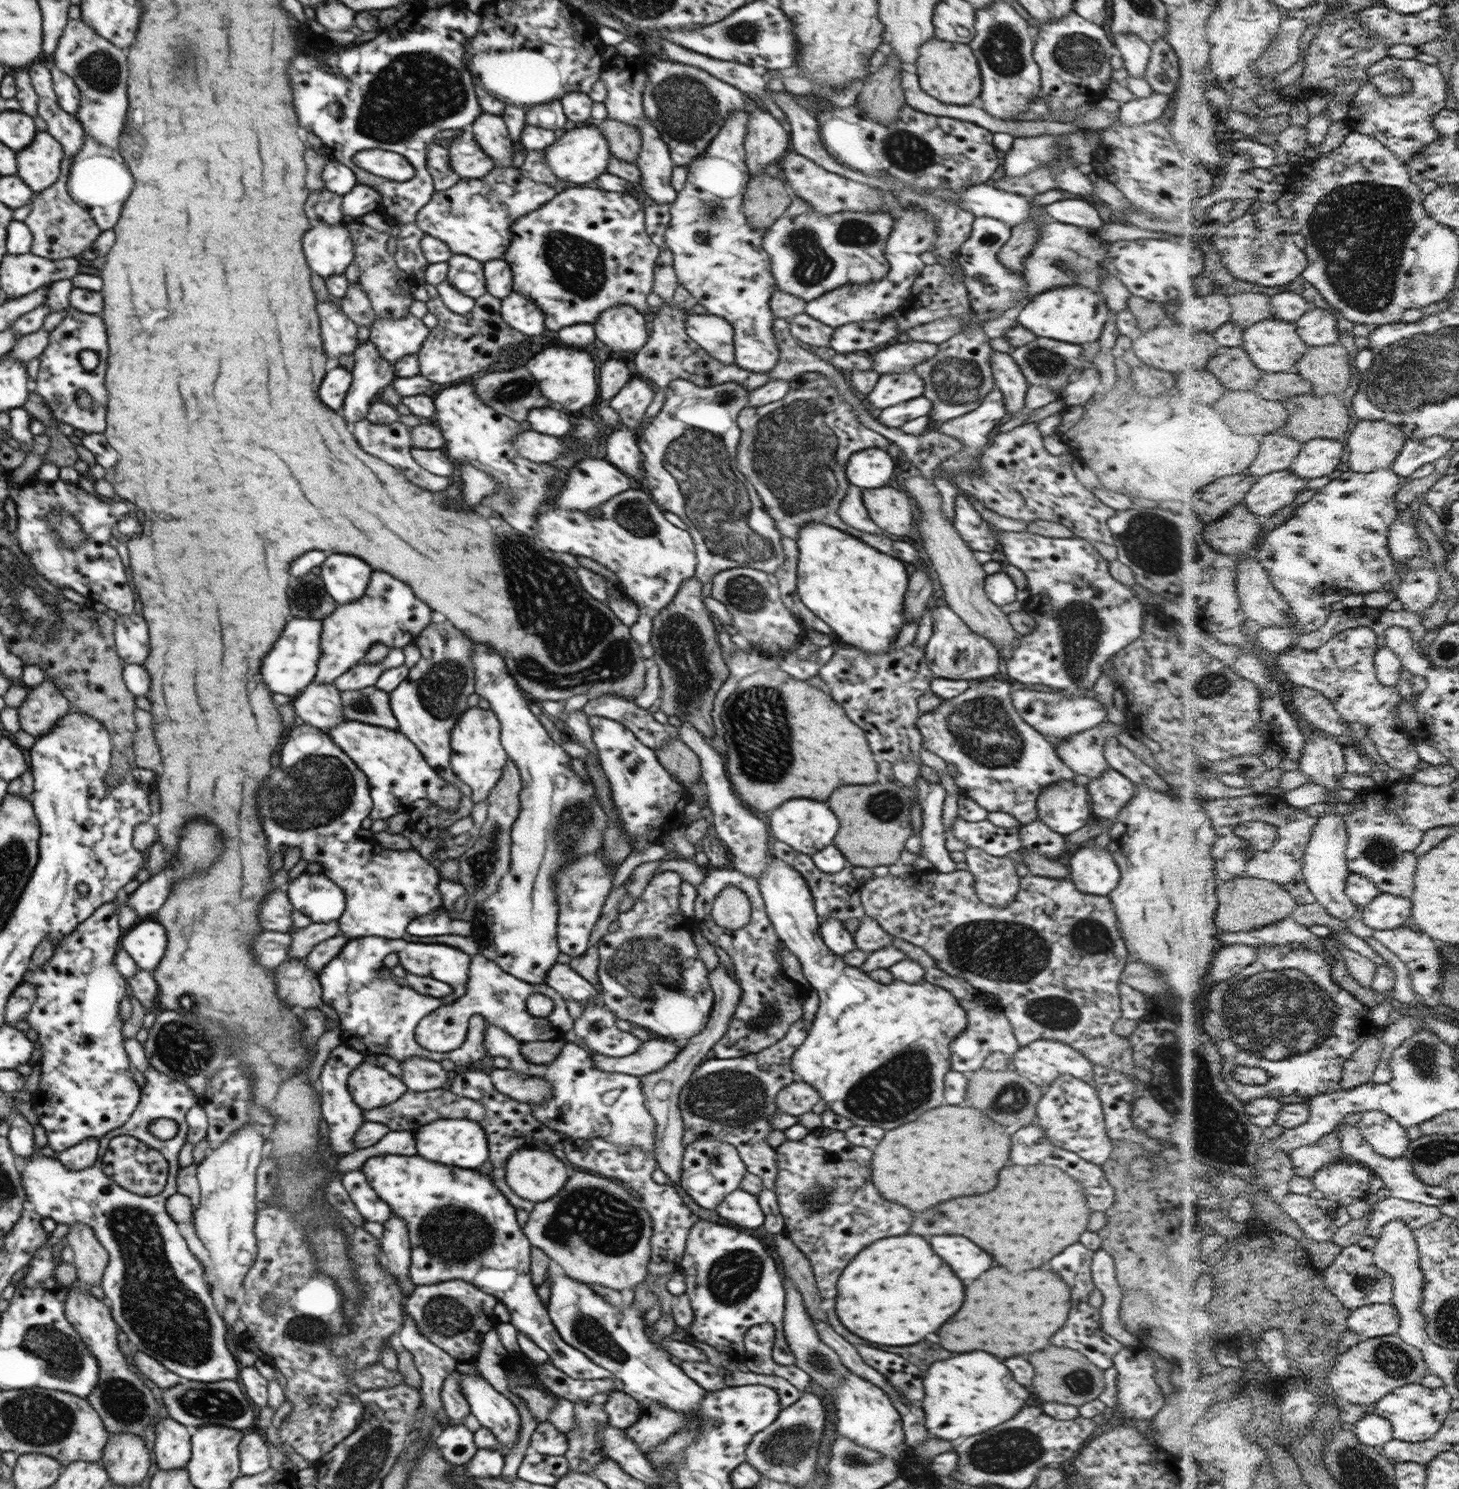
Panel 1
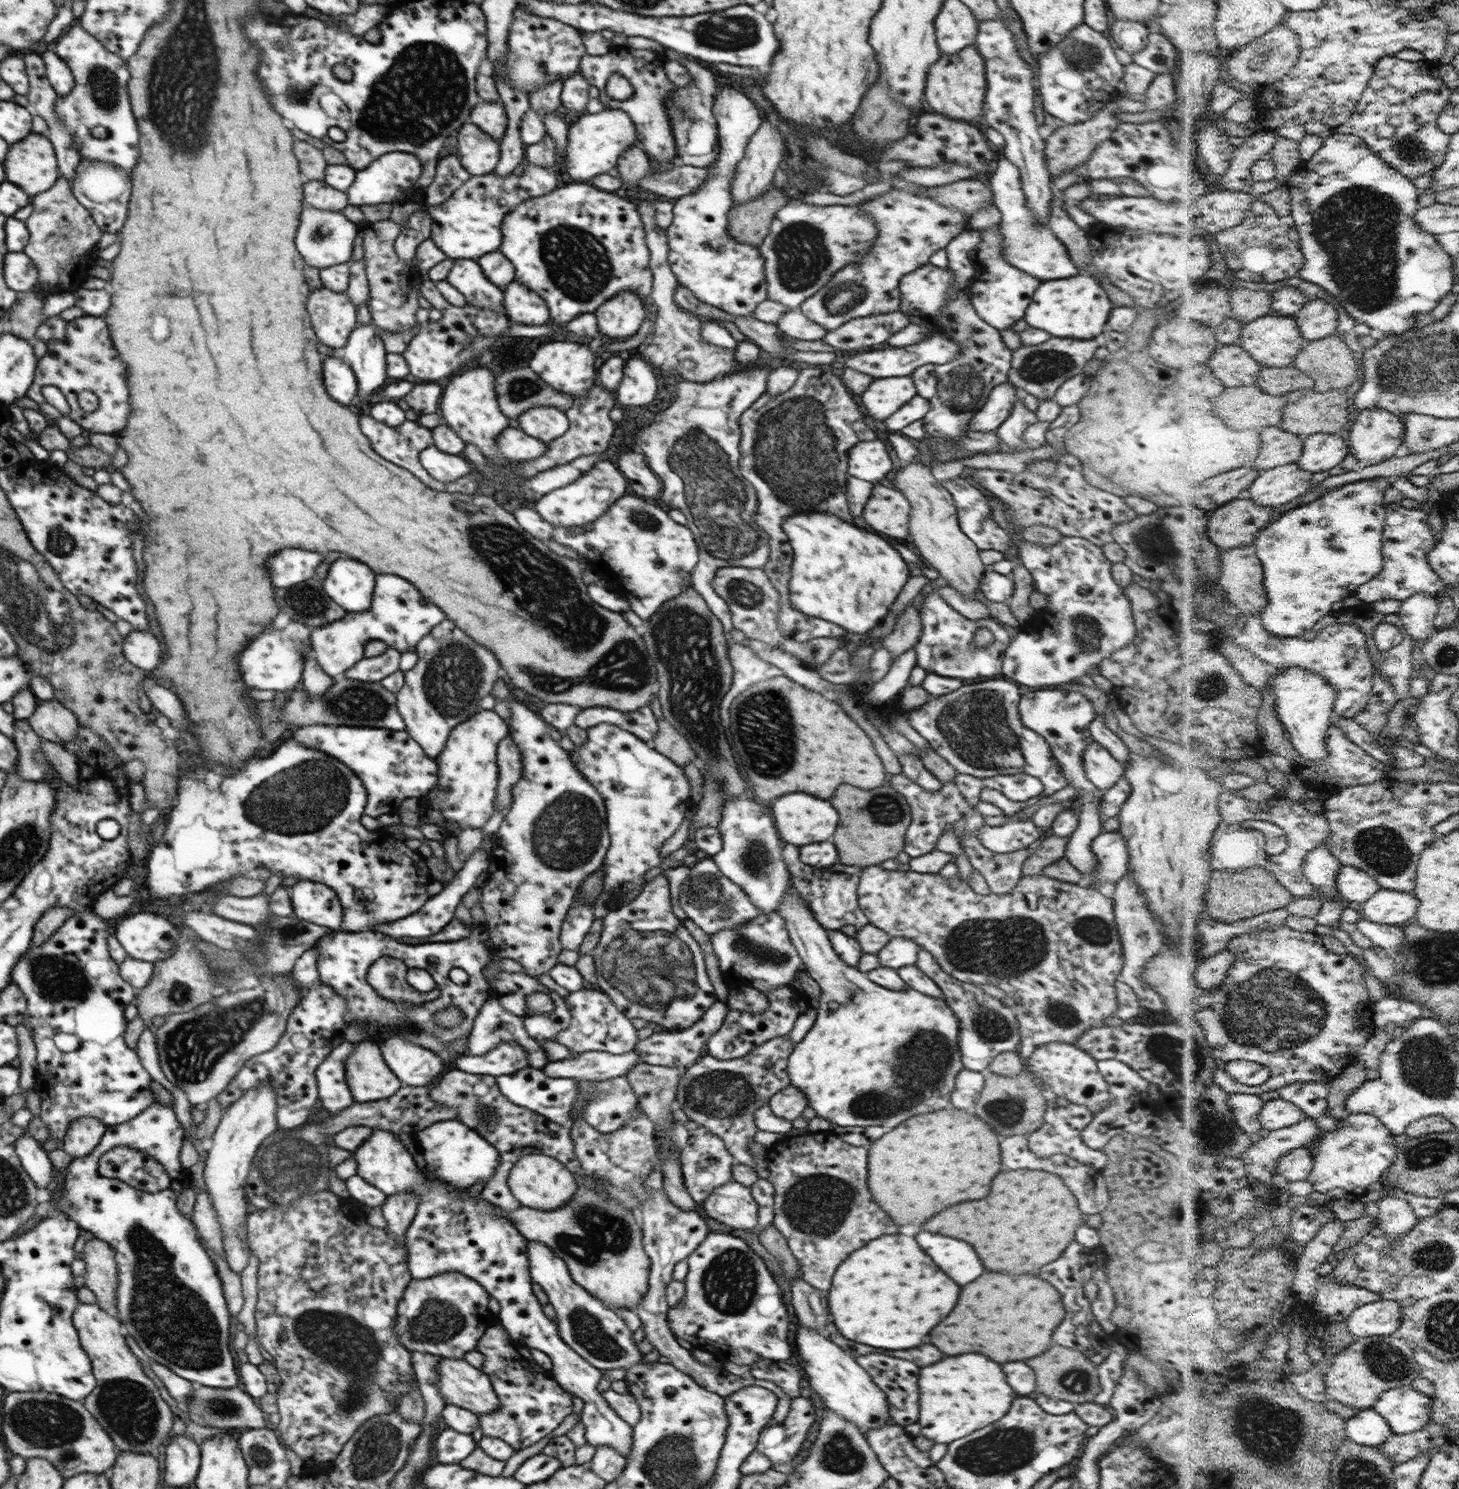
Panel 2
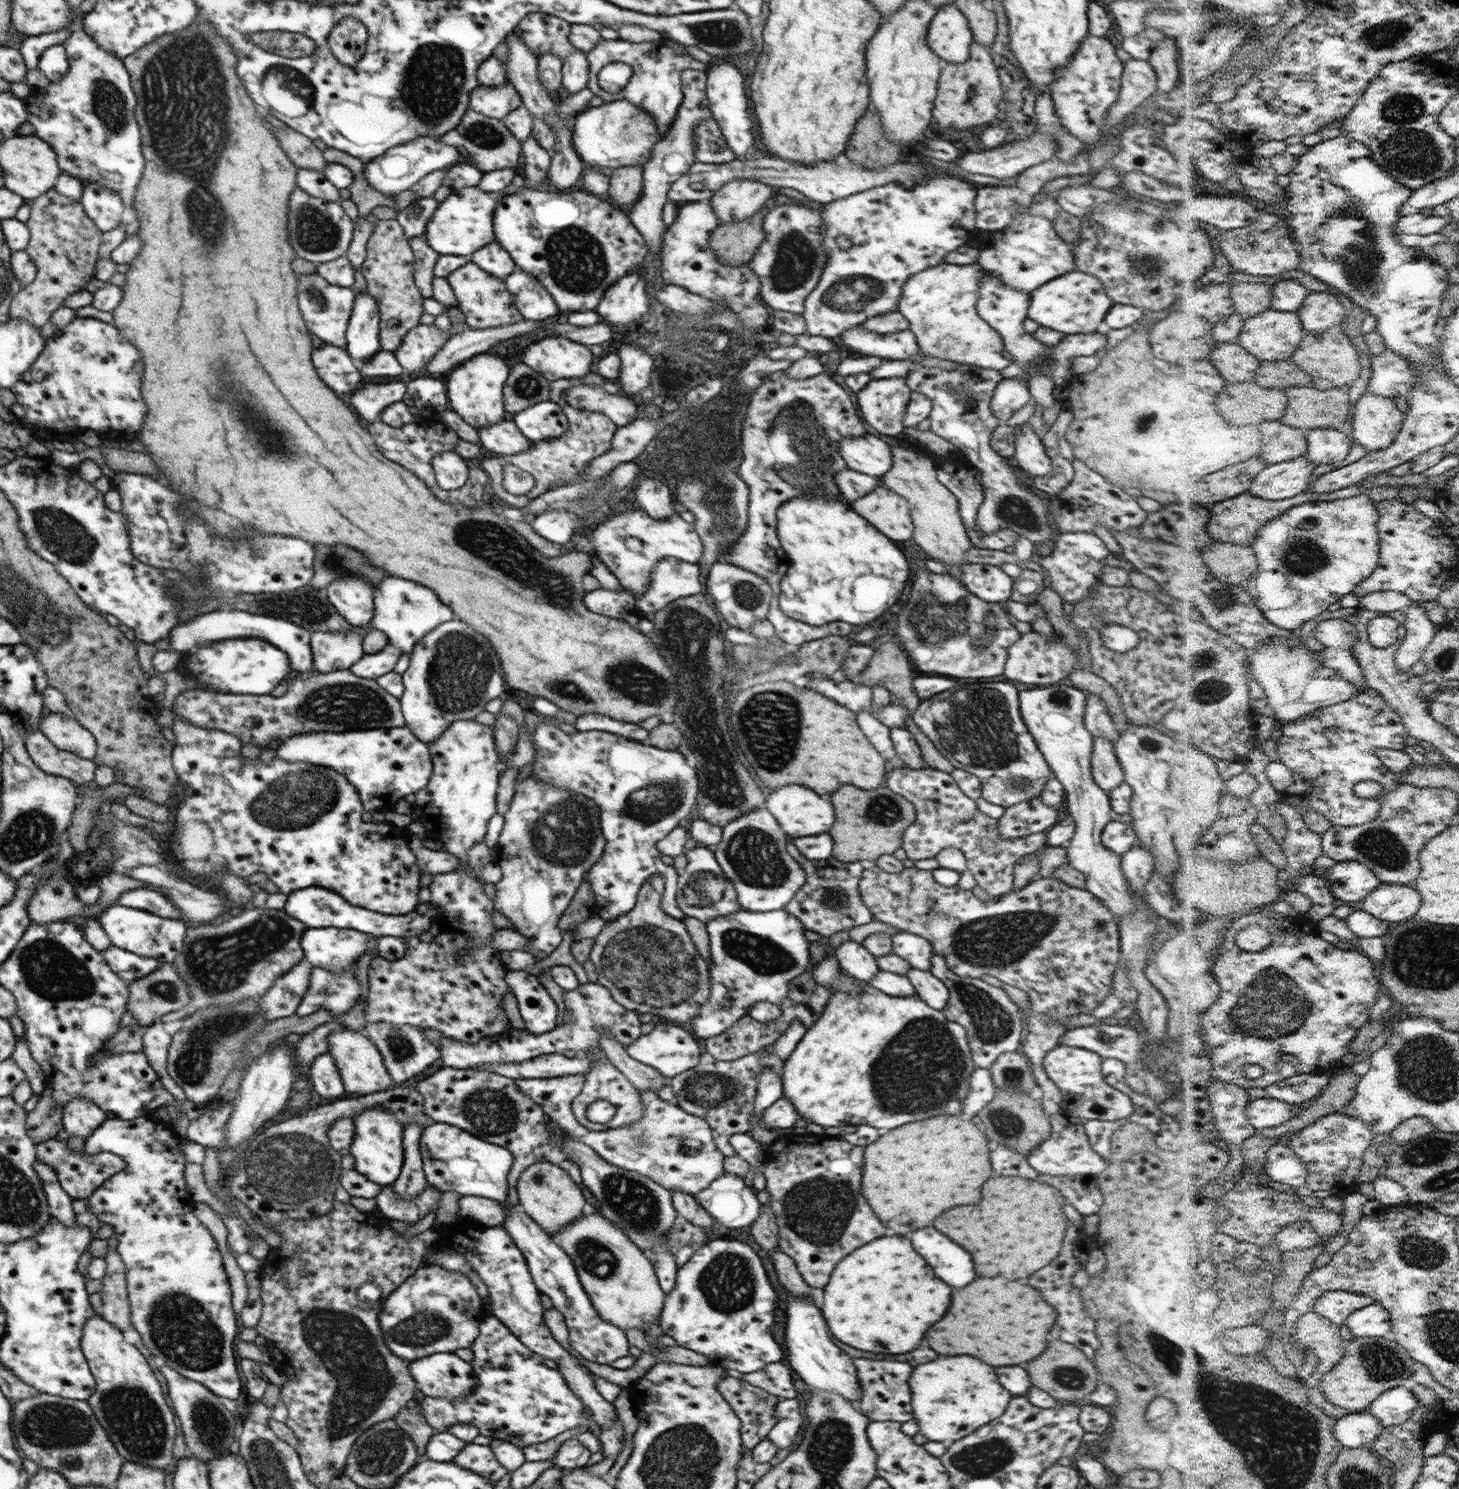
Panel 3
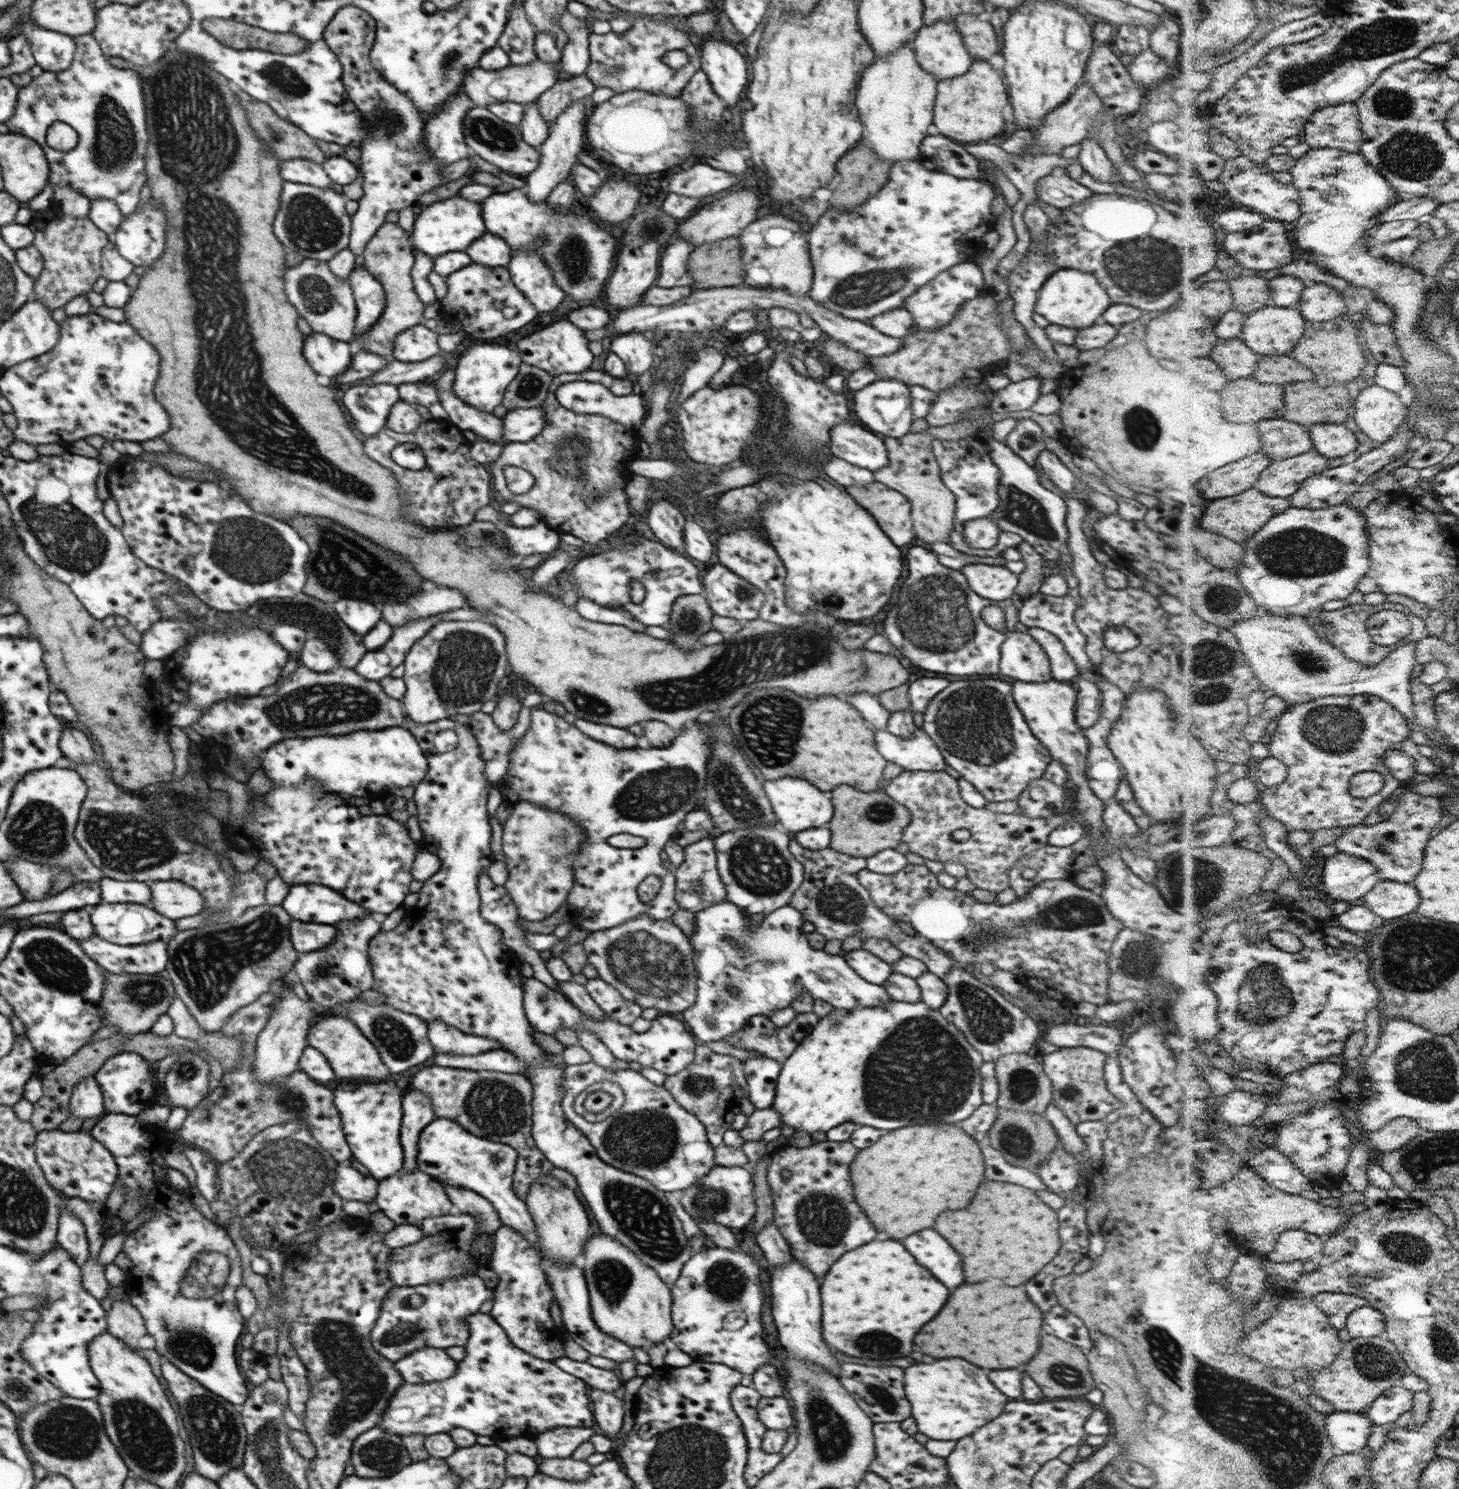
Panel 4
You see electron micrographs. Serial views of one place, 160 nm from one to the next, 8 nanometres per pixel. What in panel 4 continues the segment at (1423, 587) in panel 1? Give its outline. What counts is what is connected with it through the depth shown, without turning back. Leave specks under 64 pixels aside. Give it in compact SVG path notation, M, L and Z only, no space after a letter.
M1262 608L1257 616L1240 620L1229 630L1240 640L1249 664L1263 683L1263 692L1267 696L1284 698L1289 708L1318 698L1377 695L1392 703L1408 718L1412 731L1419 730L1412 694L1417 685L1411 680L1411 672L1418 663L1416 654L1419 641L1400 646L1380 664L1365 666L1349 658L1328 638L1323 638L1307 616L1281 616Z

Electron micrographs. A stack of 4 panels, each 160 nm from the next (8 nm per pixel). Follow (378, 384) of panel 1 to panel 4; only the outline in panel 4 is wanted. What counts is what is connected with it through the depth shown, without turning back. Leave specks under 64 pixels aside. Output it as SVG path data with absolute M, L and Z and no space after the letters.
M364 266L355 267L348 276L354 298L356 315L351 341L359 342L359 336L368 331L381 316L384 307L384 292L381 284L365 270Z

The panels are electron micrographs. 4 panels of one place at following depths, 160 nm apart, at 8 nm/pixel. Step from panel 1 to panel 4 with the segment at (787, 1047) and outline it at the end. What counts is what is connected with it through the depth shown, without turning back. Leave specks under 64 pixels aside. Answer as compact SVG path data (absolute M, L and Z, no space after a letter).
M702 1044L694 1048L693 1060L677 1074L666 1075L662 1085L683 1110L701 1121L708 1143L712 1147L721 1145L722 1134L731 1129L732 1118L739 1112L740 1089L746 1086L741 1062L733 1056L715 1053Z

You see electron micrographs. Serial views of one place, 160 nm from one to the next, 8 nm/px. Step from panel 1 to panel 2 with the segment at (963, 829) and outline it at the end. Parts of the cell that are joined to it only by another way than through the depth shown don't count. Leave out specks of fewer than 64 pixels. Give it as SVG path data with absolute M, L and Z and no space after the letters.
M1015 814L1010 816L1014 816L1014 819L1009 819L1003 825L981 825L976 836L979 844L997 854L1030 847L1040 835L1039 829L1032 821L1032 815L1025 819L1016 819Z

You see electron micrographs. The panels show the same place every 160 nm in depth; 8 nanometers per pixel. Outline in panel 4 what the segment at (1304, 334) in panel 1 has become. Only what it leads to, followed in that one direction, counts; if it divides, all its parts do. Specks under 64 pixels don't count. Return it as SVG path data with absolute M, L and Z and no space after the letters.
M1324 282L1306 286L1298 307L1307 321L1318 322L1333 320L1348 310L1341 291Z

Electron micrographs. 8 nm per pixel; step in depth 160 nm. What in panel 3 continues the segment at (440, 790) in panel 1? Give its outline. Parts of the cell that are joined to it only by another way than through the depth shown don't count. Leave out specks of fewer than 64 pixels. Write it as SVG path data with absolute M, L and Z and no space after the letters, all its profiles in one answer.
M405 726L376 729L374 732L356 730L349 732L308 732L296 734L284 739L275 750L275 757L287 762L308 762L314 765L326 766L342 774L357 791L363 811L391 810L397 800L407 794L415 793L424 788L432 771L432 762L426 743L417 740Z

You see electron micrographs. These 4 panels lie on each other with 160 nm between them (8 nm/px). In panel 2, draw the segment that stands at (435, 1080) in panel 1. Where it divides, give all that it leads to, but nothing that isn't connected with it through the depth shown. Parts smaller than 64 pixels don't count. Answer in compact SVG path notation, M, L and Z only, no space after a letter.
M401 1036L382 1038L377 1044L384 1063L389 1070L402 1082L403 1086L424 1087L438 1074L441 1074L442 1063L439 1057L429 1049L404 1041Z

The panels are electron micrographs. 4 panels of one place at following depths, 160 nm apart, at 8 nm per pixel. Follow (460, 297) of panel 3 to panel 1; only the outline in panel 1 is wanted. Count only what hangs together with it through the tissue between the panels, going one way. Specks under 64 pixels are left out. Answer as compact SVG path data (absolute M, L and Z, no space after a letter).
M452 254L447 260L446 281L461 294L474 300L487 293L482 273L482 263L465 255Z

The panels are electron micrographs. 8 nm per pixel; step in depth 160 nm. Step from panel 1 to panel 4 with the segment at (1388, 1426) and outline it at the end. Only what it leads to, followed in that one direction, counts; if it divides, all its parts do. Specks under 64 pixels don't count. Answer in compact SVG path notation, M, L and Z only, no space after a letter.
M1334 1411L1328 1415L1327 1436L1340 1453L1360 1452L1369 1443L1373 1422L1369 1415Z

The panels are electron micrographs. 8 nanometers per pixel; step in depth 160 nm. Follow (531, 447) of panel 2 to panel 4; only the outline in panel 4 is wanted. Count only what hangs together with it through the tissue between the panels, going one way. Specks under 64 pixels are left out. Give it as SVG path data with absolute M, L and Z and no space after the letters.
M445 368L432 381L438 394L437 400L445 410L447 420L460 432L469 430L472 434L481 437L483 441L505 444L501 436L501 419L495 418L491 413L477 411L457 398L452 391L453 377L454 371Z

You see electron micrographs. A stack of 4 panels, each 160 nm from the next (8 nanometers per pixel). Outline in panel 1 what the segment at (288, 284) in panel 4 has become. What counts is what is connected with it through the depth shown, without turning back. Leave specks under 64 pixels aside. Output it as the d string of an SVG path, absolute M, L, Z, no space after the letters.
M330 297L323 302L316 301L316 313L320 324L320 339L326 358L337 358L339 360L342 355L352 354L358 345L355 338L357 326L341 312L339 300Z

